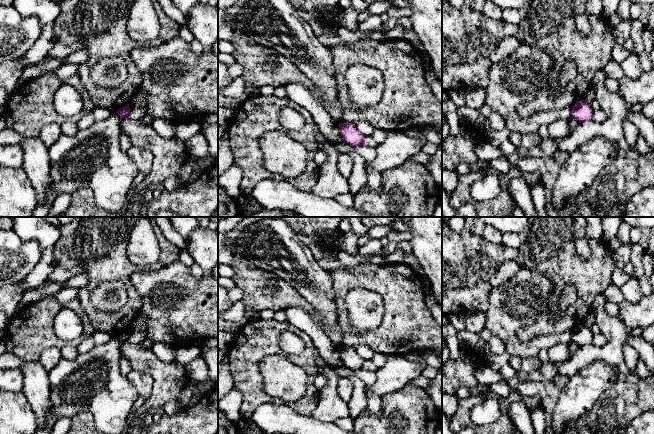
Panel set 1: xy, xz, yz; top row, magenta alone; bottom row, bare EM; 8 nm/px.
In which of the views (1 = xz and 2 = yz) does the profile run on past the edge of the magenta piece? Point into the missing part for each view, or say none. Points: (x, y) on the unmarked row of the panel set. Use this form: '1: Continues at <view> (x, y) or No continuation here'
1: No continuation here
2: No continuation here

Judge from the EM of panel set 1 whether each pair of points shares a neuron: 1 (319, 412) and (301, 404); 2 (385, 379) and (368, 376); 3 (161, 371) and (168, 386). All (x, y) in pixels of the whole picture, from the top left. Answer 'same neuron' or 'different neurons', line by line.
1: different neurons
2: different neurons
3: same neuron

